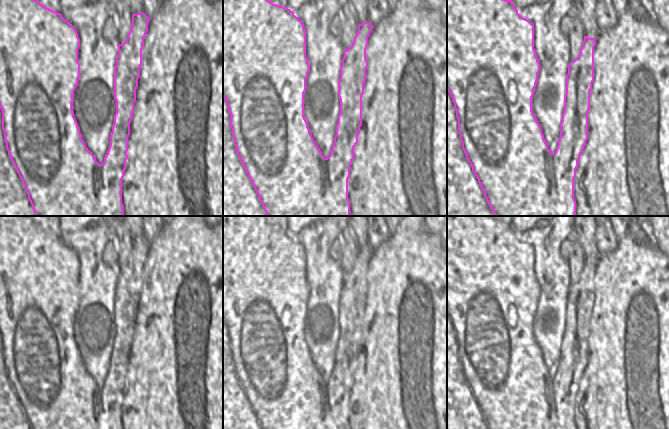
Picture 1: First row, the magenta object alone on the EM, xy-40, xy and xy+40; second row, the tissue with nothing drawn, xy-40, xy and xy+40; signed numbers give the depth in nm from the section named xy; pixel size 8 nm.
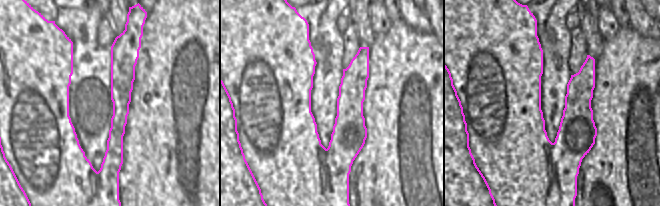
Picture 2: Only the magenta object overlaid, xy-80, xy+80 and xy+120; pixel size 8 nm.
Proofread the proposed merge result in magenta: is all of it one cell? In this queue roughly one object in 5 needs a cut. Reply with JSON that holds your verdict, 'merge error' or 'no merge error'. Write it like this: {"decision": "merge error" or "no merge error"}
{"decision": "merge error"}

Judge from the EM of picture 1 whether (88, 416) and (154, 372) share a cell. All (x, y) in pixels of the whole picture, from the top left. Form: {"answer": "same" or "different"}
{"answer": "different"}

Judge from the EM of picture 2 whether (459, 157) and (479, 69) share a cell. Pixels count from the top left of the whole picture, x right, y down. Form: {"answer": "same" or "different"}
{"answer": "same"}

